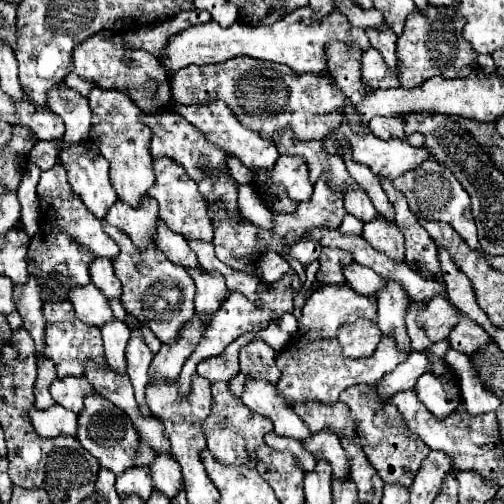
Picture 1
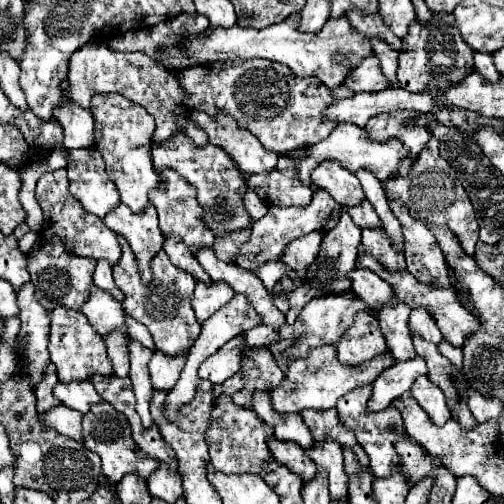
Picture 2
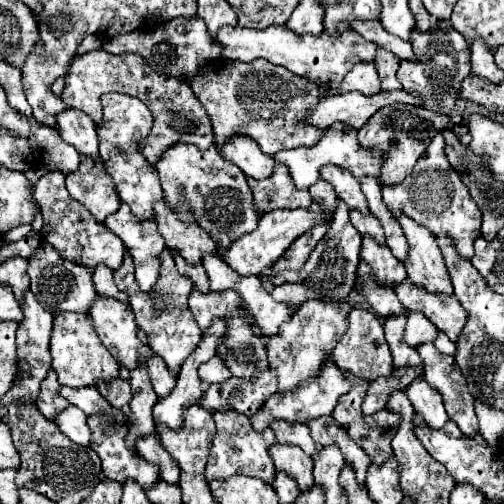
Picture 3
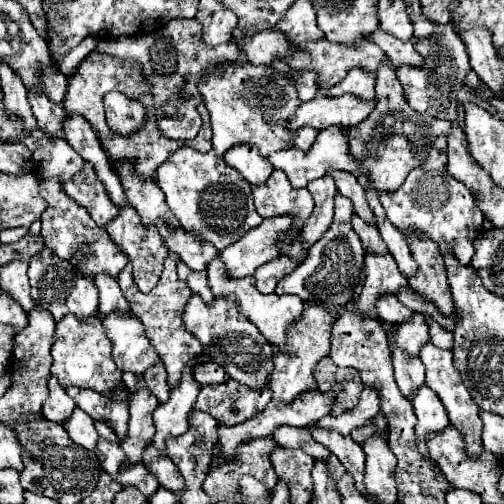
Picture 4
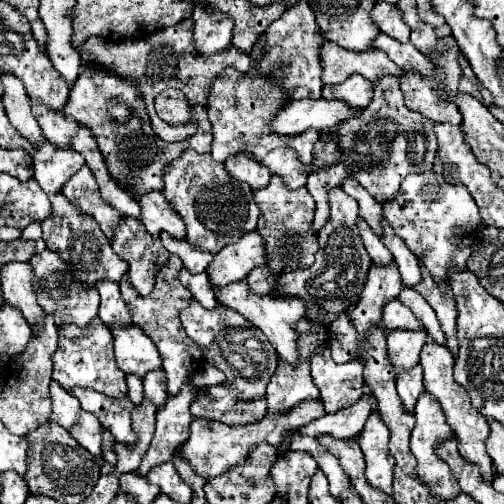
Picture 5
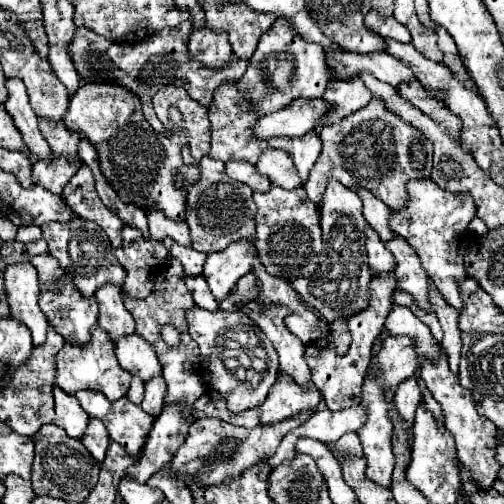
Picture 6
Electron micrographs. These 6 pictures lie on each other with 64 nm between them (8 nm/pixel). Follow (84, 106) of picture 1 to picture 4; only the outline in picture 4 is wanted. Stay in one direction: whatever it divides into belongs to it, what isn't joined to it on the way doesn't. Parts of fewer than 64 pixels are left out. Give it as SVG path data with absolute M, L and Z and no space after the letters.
M68 114L64 118L64 140L90 164L94 164L96 174L100 176L100 180L104 182L108 196L112 198L112 202L120 208L128 206L128 202L124 200L124 192L122 192L122 184L118 180L118 176L114 174L114 170L108 164L108 156L94 132L94 128L82 120L80 114Z

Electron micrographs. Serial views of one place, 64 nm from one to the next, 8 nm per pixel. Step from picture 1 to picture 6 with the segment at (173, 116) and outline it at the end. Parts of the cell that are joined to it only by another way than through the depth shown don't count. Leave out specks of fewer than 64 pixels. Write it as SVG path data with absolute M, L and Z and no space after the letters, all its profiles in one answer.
M204 156L198 164L200 178L198 184L186 186L186 224L190 226L192 248L202 253L213 253L224 250L228 244L242 238L254 240L254 216L256 204L252 200L252 190L232 180L224 172L224 164Z

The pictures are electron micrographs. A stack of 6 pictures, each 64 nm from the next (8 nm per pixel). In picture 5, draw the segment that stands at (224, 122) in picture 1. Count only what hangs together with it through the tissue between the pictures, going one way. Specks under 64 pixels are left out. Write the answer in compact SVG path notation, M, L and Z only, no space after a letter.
M236 154L230 156L226 162L226 168L230 172L230 176L234 176L236 180L246 182L252 190L260 190L268 184L272 172L268 172L268 168L264 168L260 164L260 160L256 160L250 154Z

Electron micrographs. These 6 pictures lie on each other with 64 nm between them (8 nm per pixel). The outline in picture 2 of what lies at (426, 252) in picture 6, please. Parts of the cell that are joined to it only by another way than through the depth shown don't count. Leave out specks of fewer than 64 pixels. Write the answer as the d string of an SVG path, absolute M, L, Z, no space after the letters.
M430 140L426 144L426 148L418 154L416 162L412 164L408 176L390 178L384 184L386 196L400 200L416 220L422 220L424 224L446 224L458 236L466 254L474 254L478 242L478 222L474 216L474 208L452 166L438 154L438 140Z

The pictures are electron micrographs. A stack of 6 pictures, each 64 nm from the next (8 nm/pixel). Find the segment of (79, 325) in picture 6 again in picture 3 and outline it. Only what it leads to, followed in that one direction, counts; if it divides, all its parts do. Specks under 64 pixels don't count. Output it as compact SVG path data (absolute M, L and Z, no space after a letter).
M40 244L40 250L36 250L30 256L30 266L28 266L28 274L32 278L30 290L34 292L36 300L52 314L56 312L88 312L90 304L96 298L96 290L94 290L94 282L92 282L92 272L90 268L80 268L80 264L68 262L62 256L58 256L56 248L52 248L50 244Z

